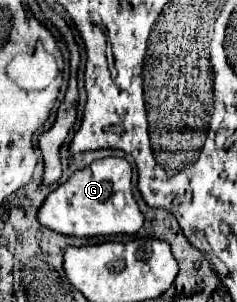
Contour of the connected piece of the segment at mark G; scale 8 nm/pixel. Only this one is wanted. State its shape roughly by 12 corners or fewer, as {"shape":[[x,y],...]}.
{"shape":[[95,160],[59,184],[37,220],[59,234],[135,234],[131,164]]}

